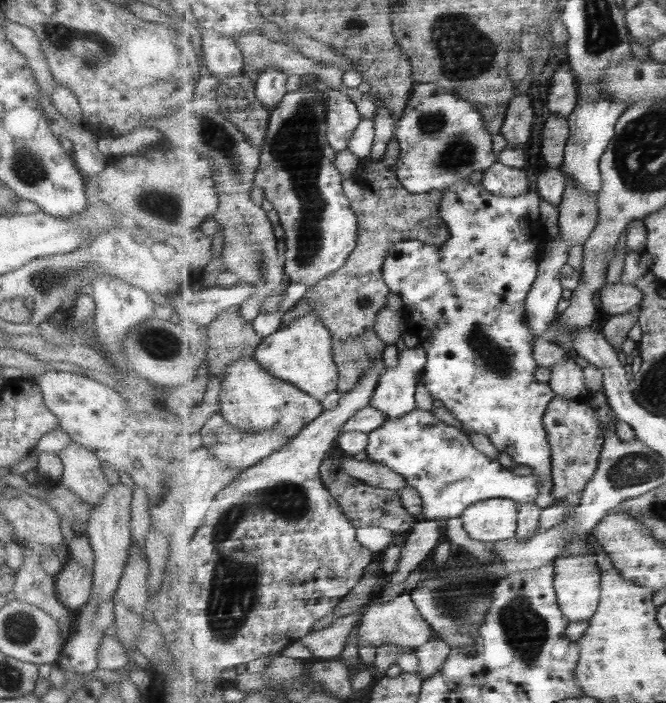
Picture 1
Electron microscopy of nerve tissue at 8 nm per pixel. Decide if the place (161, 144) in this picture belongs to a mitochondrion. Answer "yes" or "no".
no

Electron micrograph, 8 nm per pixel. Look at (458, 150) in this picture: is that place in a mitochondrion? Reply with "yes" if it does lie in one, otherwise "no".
yes

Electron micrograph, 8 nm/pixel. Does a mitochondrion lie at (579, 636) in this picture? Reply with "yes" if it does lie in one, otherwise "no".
no

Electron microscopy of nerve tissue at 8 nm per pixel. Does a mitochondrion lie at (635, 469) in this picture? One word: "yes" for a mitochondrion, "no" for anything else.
yes

